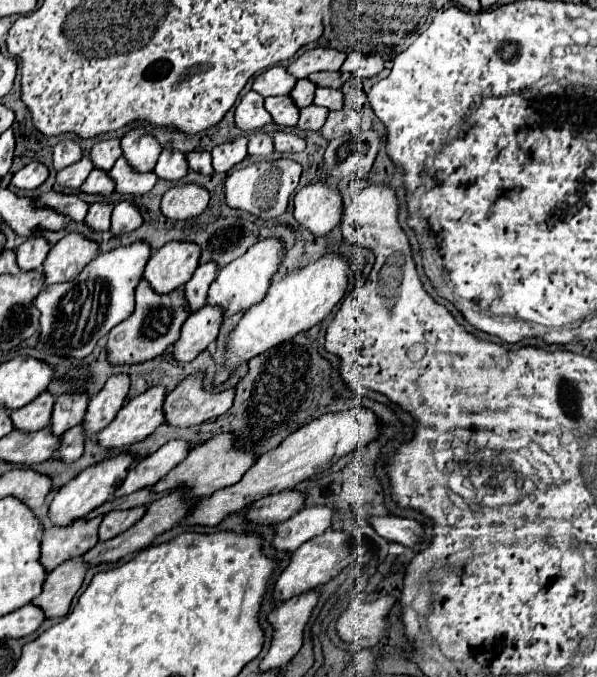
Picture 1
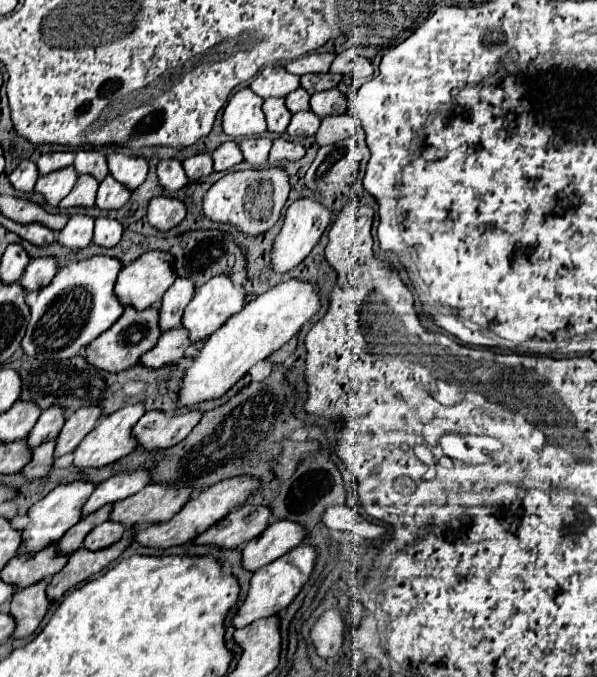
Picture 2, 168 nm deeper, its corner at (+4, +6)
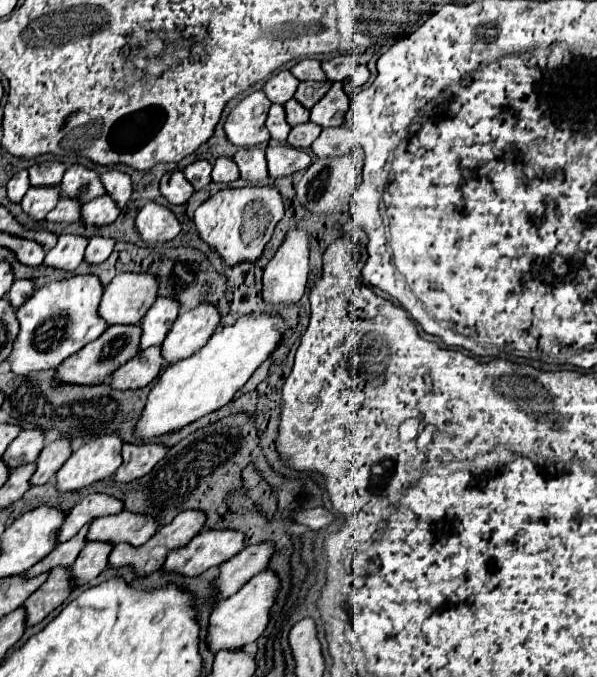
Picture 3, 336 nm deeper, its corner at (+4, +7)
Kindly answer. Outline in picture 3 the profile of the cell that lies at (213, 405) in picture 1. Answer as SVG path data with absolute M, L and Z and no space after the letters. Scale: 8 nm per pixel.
M126 442L122 446L122 458L124 458L124 462L116 470L114 478L118 482L132 482L136 478L142 478L166 454L168 454L168 448L164 444L160 444L160 442L140 442L140 444Z

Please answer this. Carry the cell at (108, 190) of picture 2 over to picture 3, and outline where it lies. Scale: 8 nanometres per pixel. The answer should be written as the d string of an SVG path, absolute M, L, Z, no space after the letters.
M104 194L88 204L82 206L82 222L84 224L112 224L120 214L120 208L116 208L116 202L112 200L112 196Z

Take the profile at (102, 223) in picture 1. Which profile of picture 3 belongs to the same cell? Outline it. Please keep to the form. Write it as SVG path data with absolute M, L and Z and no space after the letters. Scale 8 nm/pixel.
M60 234L58 244L48 250L44 264L52 268L62 268L62 270L76 270L78 264L84 260L84 250L86 250L88 238L80 234Z

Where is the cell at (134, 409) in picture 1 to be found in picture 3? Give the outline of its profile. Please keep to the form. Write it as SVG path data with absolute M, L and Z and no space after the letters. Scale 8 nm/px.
M118 432L88 440L88 444L74 450L66 464L56 472L58 490L80 490L84 486L90 486L92 482L114 476L114 472L122 464L120 448L122 438Z

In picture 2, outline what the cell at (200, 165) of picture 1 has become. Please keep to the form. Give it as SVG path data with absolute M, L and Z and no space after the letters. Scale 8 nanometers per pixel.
M202 153L202 155L194 155L190 159L186 159L182 163L184 171L186 171L186 177L194 183L194 181L200 181L204 177L208 177L212 173L212 157L208 153Z

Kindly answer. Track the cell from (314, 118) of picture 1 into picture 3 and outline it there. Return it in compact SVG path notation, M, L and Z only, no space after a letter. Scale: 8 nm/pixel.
M312 122L296 124L296 128L292 128L288 134L288 144L294 148L308 148L320 136L320 130L322 128Z

